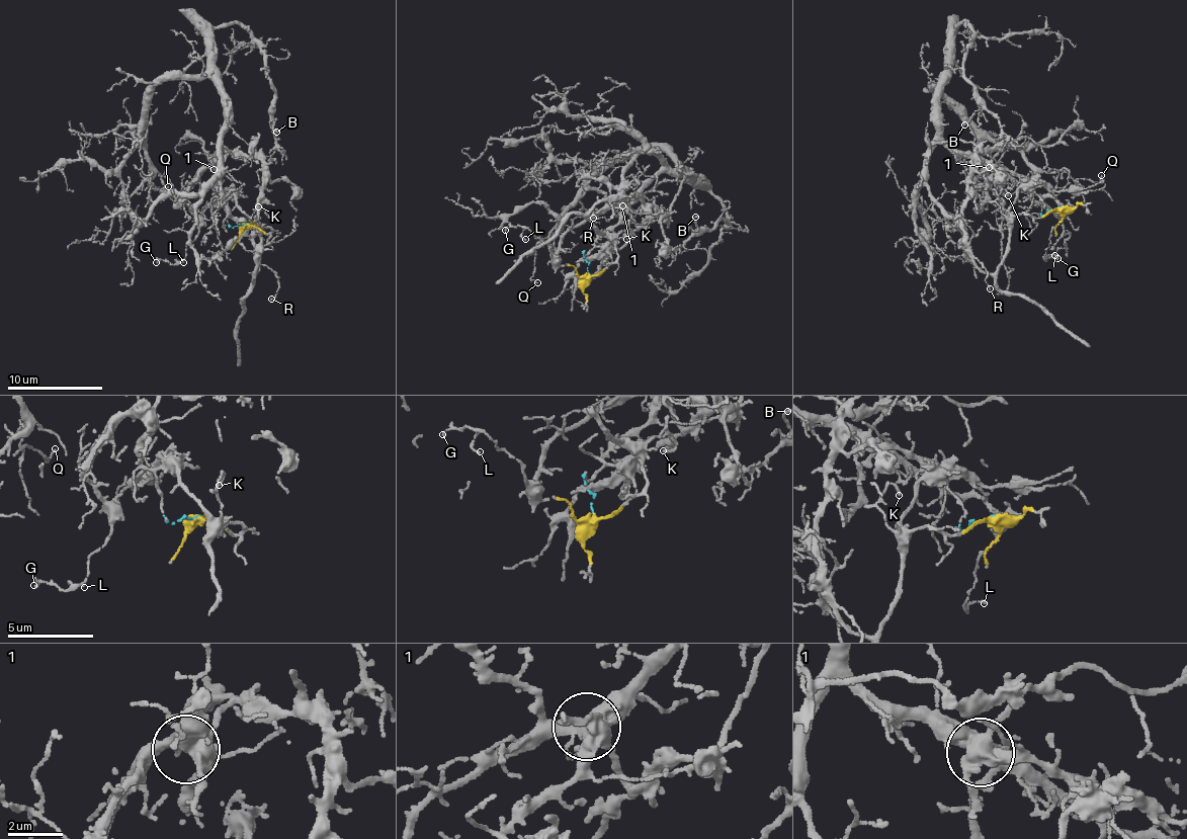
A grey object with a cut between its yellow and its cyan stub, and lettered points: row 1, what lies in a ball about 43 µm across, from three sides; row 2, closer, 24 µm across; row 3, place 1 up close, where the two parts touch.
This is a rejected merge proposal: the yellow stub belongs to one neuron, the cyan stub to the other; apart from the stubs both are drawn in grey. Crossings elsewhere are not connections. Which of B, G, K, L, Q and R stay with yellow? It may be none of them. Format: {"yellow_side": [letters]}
{"yellow_side": ["K", "R"]}

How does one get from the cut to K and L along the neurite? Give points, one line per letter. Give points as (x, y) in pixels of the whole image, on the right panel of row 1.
K: (1058, 210), (1049, 211), (1034, 218), (1028, 214), (1006, 216), (1000, 211), (996, 198), (1002, 191), (1008, 196)
L: (1058, 207), (1043, 214), (1030, 186), (996, 168), (1053, 196), (1060, 221), (1046, 257), (1054, 256)

